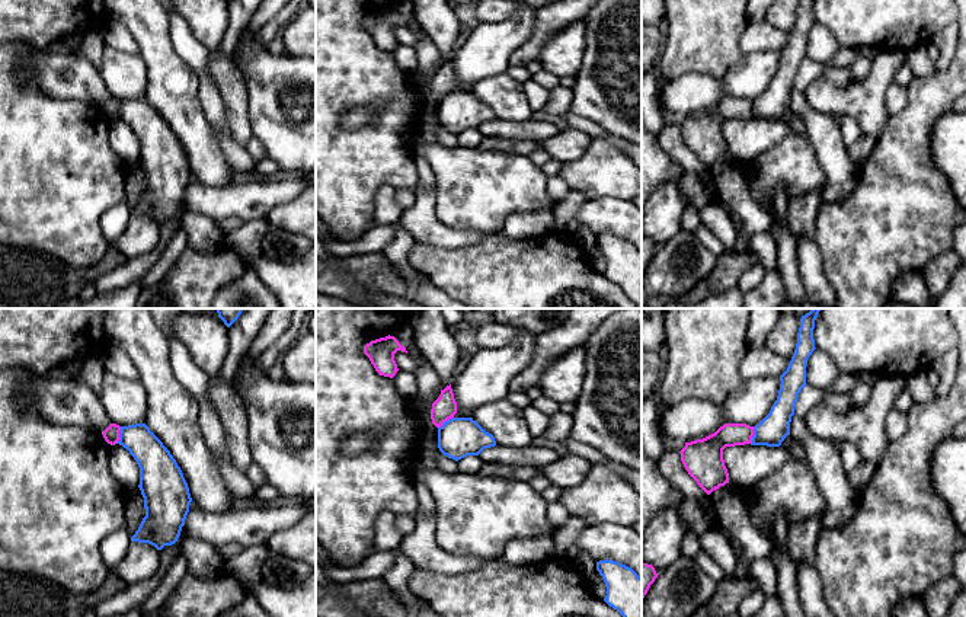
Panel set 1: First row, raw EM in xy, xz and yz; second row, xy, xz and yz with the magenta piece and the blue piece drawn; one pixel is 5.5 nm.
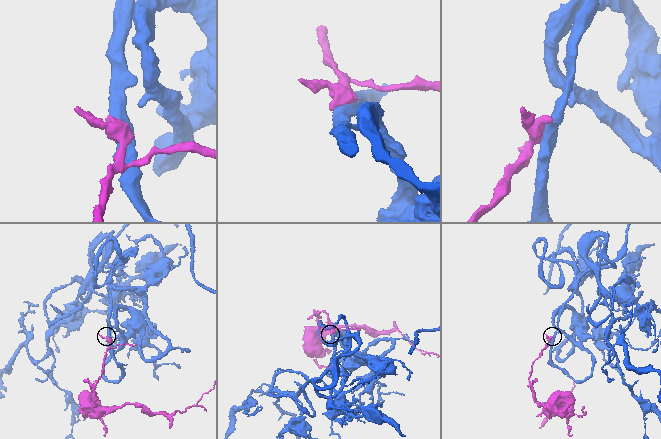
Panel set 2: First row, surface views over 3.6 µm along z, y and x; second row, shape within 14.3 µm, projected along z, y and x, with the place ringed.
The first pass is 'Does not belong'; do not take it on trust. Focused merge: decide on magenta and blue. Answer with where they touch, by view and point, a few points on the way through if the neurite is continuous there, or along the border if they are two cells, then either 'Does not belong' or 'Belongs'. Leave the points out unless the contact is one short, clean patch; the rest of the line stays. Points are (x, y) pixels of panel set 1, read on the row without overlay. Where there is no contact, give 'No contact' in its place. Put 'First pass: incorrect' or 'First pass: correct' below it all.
Touches magenta at xy (118, 109). Belongs
First pass: incorrect

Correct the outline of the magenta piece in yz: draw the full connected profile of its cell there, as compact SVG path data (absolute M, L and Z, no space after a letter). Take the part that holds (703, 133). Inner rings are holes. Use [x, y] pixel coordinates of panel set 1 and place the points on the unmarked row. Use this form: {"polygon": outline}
{"polygon": "M800 0L787 44L780 49L780 64L770 87L755 100L724 97L714 108L685 116L681 135L697 159L710 169L729 157L723 124L735 119L780 121L790 109L790 96L800 64L806 60L806 39L815 22L815 0Z"}

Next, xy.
{"polygon": "M111 97L102 109L108 118L127 122L140 141L145 191L131 215L148 217L157 224L175 218L192 176L176 134L145 97Z"}

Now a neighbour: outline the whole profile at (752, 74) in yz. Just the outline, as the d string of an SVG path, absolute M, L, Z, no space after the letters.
M764 49L743 55L719 80L724 86L724 97L755 100L771 84L780 64L780 49Z

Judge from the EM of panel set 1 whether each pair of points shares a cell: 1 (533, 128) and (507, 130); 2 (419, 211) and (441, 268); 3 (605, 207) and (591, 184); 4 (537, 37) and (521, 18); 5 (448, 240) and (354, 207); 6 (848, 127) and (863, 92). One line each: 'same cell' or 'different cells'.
1: same cell
2: different cells
3: different cells
4: different cells
5: different cells
6: different cells

